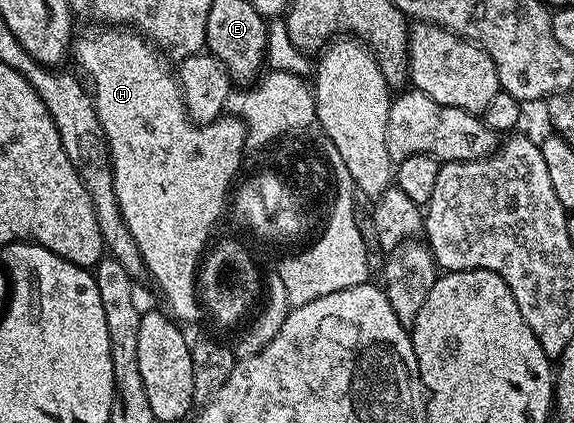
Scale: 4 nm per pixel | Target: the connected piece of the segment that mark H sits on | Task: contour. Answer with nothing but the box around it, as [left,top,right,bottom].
[73,27,248,323]

